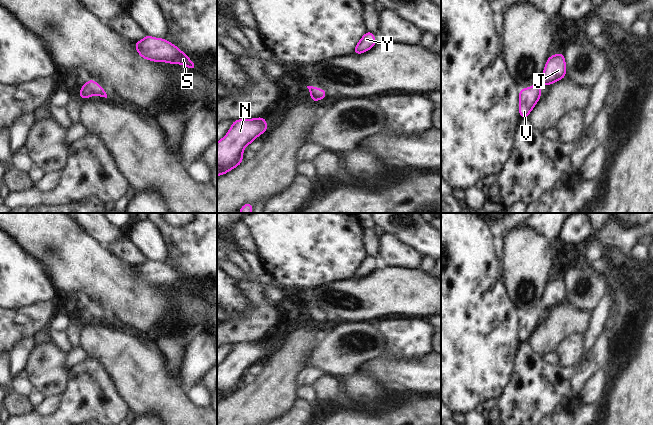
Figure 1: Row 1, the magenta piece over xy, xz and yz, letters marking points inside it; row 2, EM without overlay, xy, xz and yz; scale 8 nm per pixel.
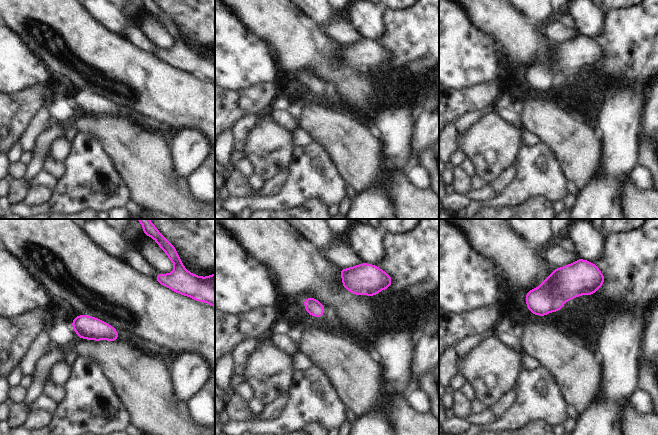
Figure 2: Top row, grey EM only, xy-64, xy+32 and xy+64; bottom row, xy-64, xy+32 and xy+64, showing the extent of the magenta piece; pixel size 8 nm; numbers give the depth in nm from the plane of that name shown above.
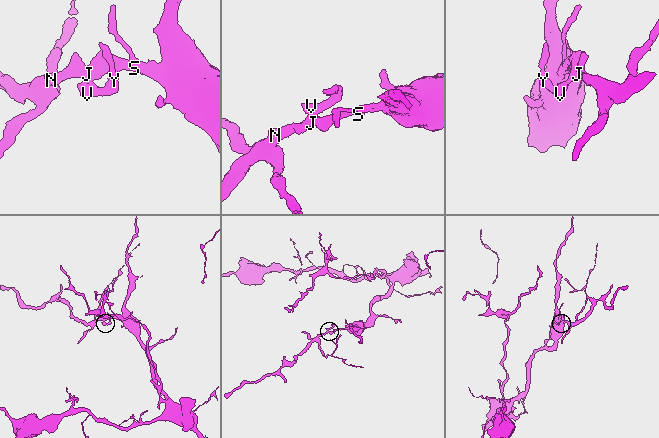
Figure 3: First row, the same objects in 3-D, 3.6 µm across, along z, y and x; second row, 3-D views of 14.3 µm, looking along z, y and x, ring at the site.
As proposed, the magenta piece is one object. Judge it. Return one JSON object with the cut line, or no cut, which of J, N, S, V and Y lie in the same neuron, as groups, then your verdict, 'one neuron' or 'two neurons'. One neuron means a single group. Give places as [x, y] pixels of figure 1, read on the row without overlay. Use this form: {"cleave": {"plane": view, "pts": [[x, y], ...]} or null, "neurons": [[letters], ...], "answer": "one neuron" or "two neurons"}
{"cleave": null, "neurons": [["J", "N", "S", "V", "Y"]], "answer": "one neuron"}

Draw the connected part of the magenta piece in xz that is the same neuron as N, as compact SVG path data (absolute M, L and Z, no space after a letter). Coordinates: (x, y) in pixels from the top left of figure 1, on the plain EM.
M265 342L237 343L233 345L227 358L217 366L217 400L224 399L236 392L243 386L243 376L262 357L267 357L267 346Z

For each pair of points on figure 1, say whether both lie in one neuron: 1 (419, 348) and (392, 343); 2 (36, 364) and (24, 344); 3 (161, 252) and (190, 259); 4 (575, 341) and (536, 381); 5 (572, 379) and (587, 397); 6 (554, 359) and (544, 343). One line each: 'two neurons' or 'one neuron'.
1: one neuron
2: two neurons
3: two neurons
4: two neurons
5: two neurons
6: two neurons

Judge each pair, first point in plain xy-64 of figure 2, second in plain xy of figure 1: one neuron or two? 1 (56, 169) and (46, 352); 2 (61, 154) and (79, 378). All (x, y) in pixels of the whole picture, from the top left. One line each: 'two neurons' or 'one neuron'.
1: one neuron
2: two neurons

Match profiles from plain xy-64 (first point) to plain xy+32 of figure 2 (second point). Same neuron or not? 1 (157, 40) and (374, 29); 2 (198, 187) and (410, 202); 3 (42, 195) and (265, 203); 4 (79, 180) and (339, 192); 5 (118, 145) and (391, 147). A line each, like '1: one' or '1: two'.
1: one
2: two
3: two
4: one
5: two

